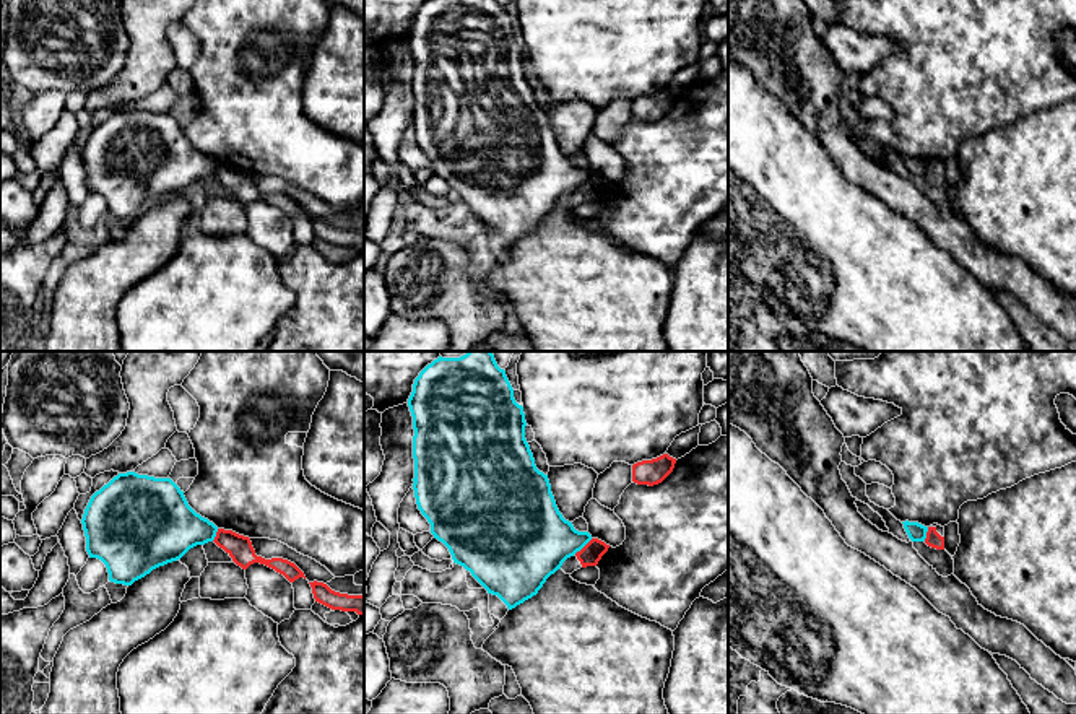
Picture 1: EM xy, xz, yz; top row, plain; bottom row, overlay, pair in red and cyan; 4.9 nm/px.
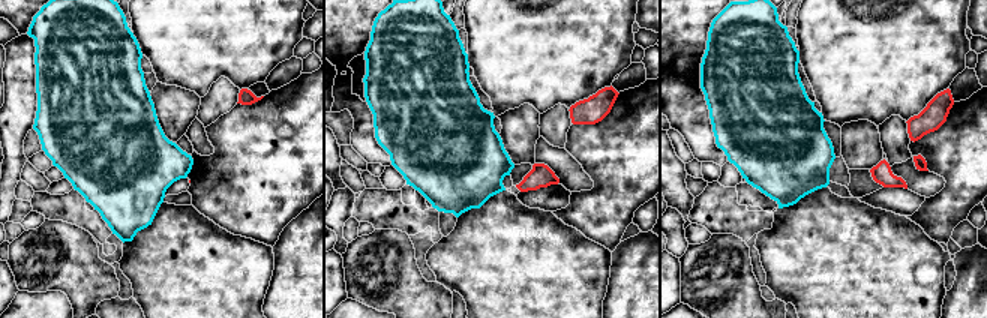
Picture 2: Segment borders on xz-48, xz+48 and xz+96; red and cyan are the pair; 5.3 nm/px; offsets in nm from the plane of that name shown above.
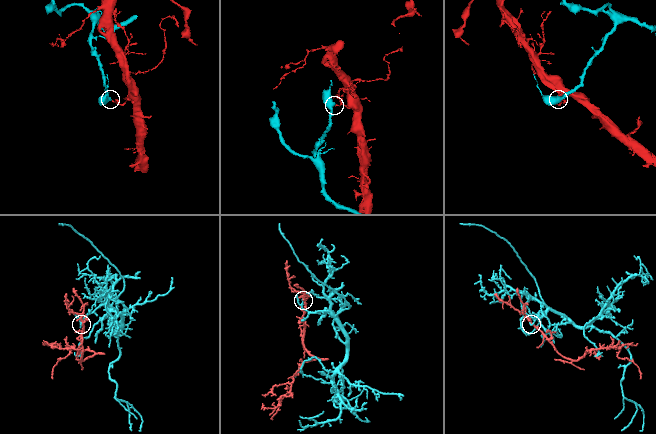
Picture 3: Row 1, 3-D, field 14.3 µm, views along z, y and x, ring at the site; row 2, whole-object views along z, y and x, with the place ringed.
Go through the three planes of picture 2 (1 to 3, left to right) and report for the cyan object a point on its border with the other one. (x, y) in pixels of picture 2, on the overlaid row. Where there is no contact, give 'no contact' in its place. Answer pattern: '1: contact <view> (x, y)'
1: no contact
2: no contact
3: no contact

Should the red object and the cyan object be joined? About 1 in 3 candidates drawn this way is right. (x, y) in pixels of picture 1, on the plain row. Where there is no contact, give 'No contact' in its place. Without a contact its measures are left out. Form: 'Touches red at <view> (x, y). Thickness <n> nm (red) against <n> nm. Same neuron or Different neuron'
Touches red at xz (584, 182). Thickness 100 nm (red) against 360 nm. Different neuron

